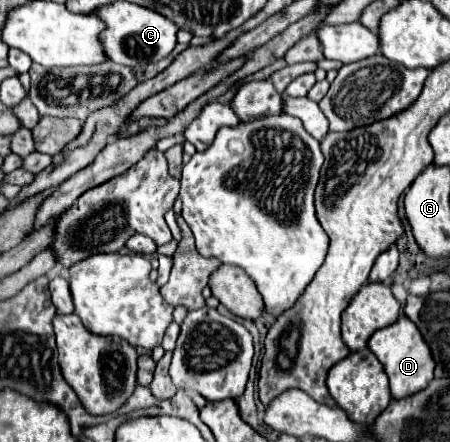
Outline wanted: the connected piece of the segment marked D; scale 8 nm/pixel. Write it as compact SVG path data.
M400 316L394 324L376 330L368 340L368 348L384 364L384 370L386 370L388 380L390 380L392 398L412 396L412 394L420 392L422 388L426 388L430 384L430 380L434 378L432 352L430 352L428 344L424 342L424 338L422 338L420 330L416 328L416 324L408 318L404 318L404 316Z

